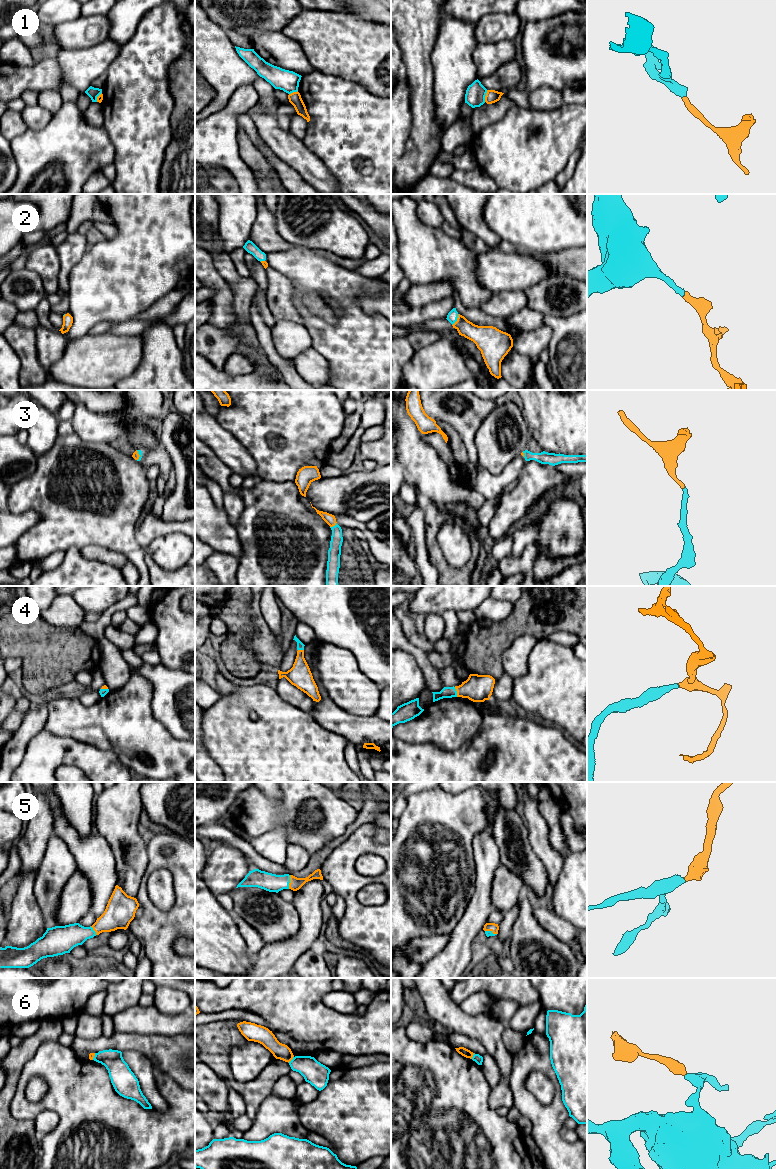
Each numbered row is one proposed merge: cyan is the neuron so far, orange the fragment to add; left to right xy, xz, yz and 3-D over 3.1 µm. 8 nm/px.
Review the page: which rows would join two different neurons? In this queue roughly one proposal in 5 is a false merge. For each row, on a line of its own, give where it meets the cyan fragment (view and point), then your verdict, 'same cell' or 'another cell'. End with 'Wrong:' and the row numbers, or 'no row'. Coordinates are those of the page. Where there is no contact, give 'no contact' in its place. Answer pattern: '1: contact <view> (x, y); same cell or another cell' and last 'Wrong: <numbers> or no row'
1: contact yz (484, 96); another cell
2: contact yz (456, 320); same cell
3: contact xz (333, 526); same cell
4: contact yz (456, 692); same cell
5: contact xz (289, 882); same cell
6: contact xz (292, 1059); another cell
Wrong: 1, 6

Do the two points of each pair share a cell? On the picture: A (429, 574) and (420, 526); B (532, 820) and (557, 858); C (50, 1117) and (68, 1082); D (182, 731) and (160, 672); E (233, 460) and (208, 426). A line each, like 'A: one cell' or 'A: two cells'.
A: one cell
B: one cell
C: two cells
D: one cell
E: one cell

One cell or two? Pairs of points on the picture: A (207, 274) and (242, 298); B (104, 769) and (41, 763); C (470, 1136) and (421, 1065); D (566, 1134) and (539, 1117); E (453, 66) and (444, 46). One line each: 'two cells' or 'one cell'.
A: two cells
B: one cell
C: one cell
D: two cells
E: one cell

